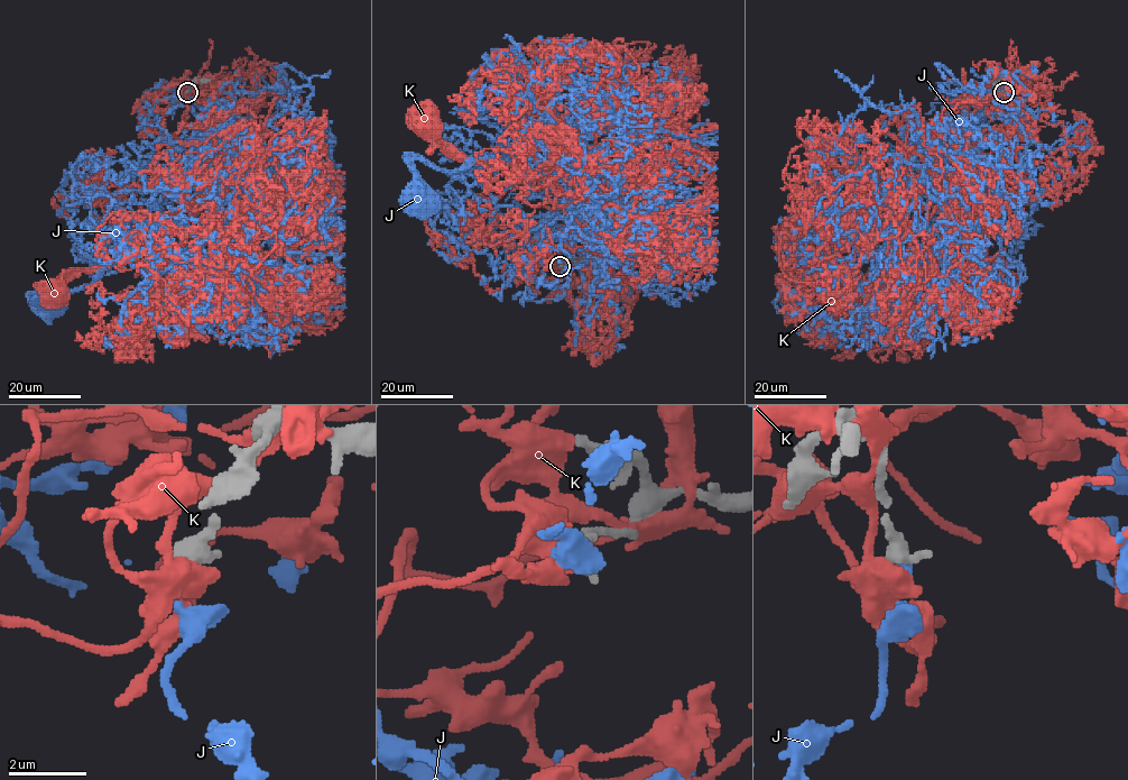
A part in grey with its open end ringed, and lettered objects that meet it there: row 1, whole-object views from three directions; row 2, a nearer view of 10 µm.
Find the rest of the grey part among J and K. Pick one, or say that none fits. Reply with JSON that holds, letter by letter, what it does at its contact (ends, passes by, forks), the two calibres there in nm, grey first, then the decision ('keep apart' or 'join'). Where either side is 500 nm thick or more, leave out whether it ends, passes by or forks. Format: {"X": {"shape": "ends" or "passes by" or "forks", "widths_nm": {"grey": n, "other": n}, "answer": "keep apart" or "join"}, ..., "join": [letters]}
{"J": {"widths_nm": {"grey": 550, "other": 240}, "answer": "join"}, "K": {"widths_nm": {"grey": 550, "other": 500}, "answer": "keep apart"}, "join": ["J"]}

